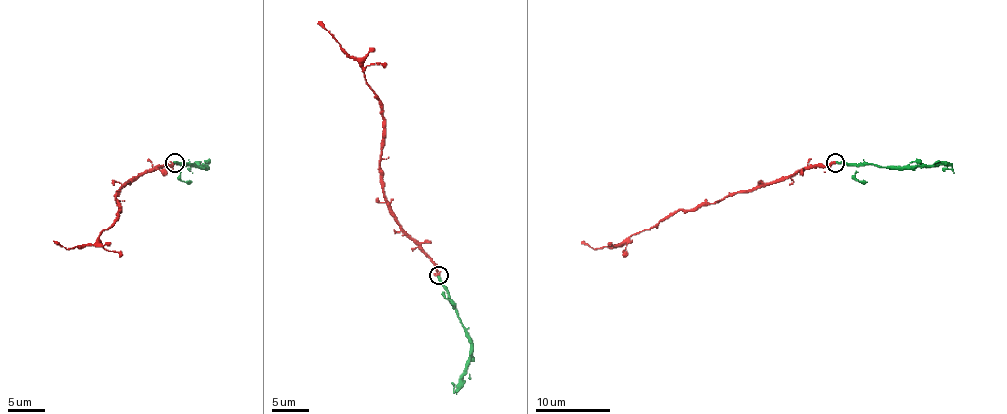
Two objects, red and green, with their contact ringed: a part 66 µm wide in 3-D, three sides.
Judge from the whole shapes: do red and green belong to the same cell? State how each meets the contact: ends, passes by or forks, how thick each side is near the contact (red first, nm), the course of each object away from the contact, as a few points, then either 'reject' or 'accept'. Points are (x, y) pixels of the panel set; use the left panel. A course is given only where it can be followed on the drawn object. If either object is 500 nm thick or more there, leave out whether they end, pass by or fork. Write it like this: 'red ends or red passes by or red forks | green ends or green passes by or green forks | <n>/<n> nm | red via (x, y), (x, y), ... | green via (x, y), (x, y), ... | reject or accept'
red ends | green ends | 400/320 nm | red via (174, 162), (170, 166), (157, 166), (116, 194), (118, 218), (101, 231), (94, 244), (66, 249), (53, 240) | green via (174, 162), (206, 167), (194, 164), (189, 169), (193, 173) | accept

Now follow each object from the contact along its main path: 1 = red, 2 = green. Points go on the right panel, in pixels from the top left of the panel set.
1: (835, 162), (807, 166), (754, 190), (676, 210), (622, 244), (594, 249), (583, 240)
2: (836, 162), (904, 167), (943, 164), (954, 173)

